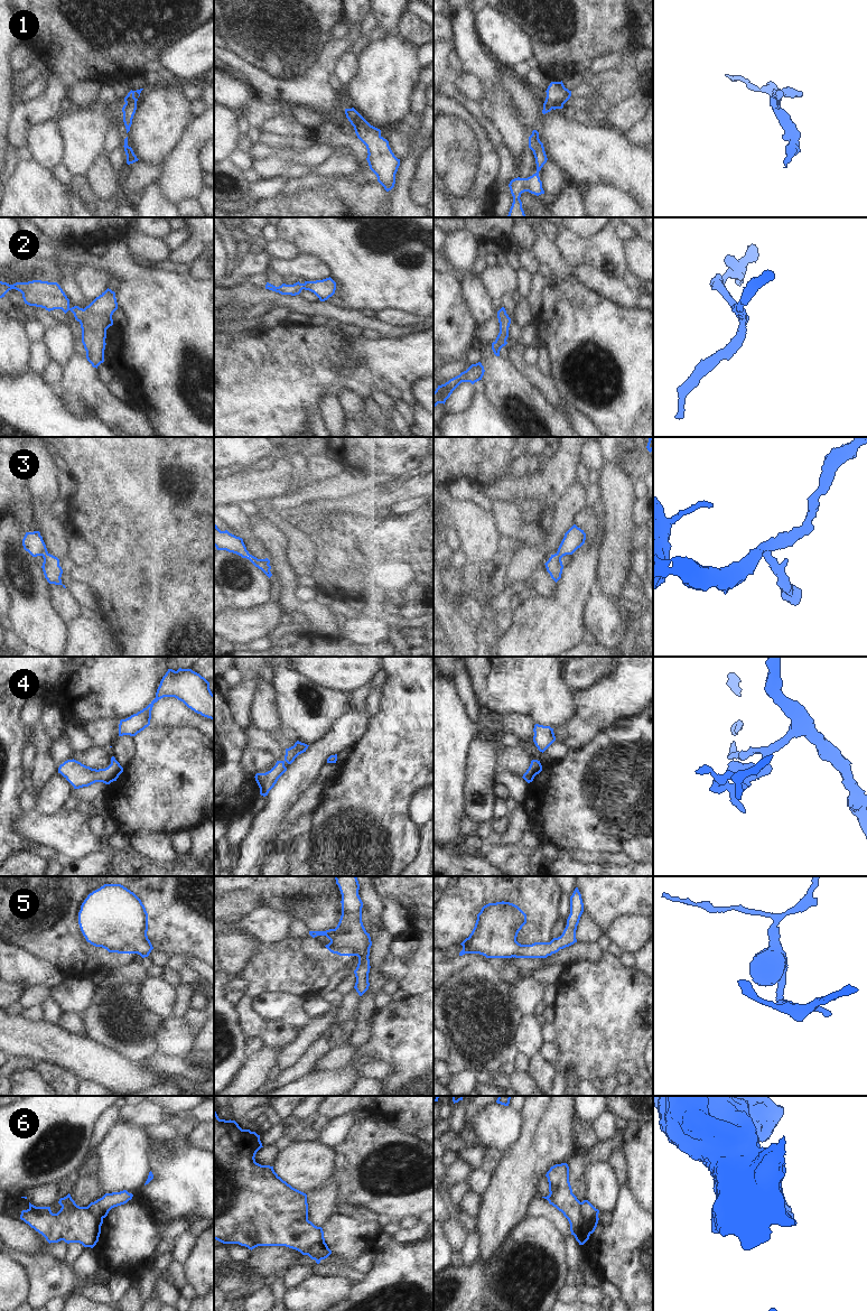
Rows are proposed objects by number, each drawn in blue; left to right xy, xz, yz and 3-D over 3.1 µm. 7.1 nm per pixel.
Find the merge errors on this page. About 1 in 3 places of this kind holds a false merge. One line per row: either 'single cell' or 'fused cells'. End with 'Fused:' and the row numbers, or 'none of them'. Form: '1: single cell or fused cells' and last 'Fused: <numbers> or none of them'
1: single cell
2: single cell
3: fused cells
4: single cell
5: single cell
6: fused cells
Fused: 3, 6

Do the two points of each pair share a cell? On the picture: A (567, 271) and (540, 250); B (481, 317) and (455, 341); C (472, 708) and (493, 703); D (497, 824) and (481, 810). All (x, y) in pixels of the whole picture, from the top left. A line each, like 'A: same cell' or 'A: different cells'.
A: same cell
B: different cells
C: different cells
D: different cells

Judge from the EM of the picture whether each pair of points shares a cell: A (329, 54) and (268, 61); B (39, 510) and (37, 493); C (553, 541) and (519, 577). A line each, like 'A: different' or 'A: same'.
A: different
B: different
C: same

